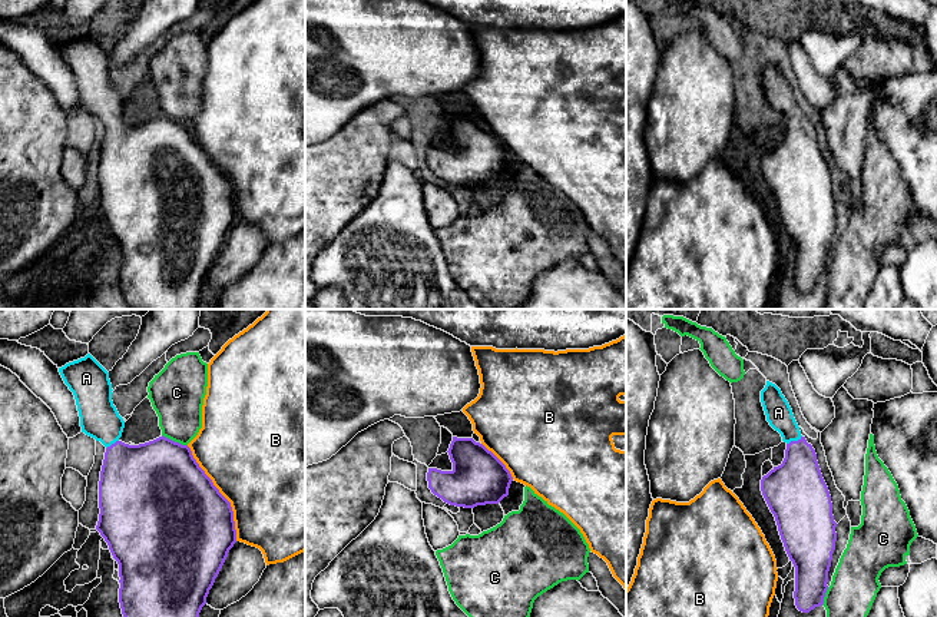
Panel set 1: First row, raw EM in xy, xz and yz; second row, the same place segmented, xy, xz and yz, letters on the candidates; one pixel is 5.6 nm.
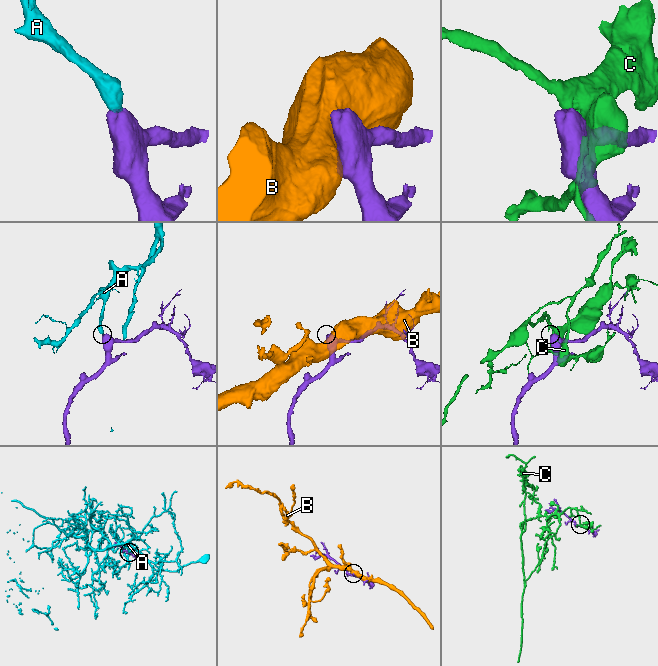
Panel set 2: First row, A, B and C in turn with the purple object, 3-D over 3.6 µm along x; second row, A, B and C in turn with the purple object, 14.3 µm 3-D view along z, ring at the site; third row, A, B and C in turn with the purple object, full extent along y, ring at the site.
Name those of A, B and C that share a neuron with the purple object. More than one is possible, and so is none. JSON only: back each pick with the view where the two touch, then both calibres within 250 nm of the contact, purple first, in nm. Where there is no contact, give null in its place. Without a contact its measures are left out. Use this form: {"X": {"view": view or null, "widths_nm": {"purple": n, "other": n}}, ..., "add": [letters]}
{"A": {"view": "yz", "widths_nm": {"purple": 300, "other": 150}}, "add": ["A"]}

